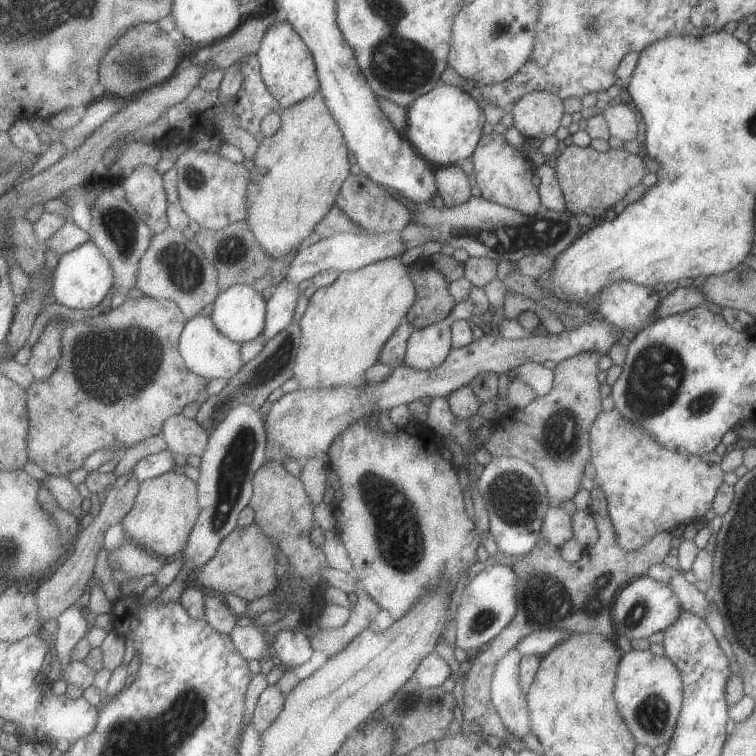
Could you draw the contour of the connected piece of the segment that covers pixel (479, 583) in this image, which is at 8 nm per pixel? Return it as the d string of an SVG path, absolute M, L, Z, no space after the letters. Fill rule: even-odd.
M496 564L481 570L466 584L453 615L456 628L456 647L473 653L493 640L514 618L518 611L516 600L518 576L512 568Z

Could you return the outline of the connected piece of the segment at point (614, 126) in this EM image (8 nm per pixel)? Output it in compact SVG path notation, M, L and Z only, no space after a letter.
M626 104L610 106L602 112L602 115L608 124L611 136L624 142L638 138L640 120Z

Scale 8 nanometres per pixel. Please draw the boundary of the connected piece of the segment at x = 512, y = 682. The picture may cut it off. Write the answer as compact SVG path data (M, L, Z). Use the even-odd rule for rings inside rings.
M508 650L506 656L496 662L490 689L492 703L507 732L523 740L531 730L526 694L520 686L521 658L518 650Z

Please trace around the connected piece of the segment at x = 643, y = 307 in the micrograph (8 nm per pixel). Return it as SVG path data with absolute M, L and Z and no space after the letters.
M612 280L602 285L599 291L594 308L631 338L656 321L662 298L652 287L628 280Z

